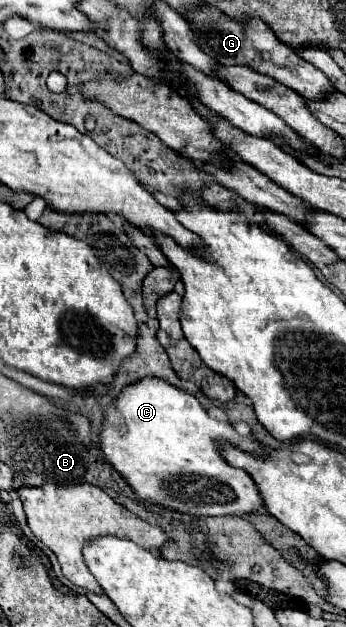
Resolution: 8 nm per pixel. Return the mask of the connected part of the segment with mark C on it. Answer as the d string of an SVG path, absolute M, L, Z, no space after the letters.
M153 377L123 387L105 411L99 435L105 461L143 501L193 517L249 515L265 509L253 479L243 469L225 463L217 451L217 439L225 439L251 453L263 451L253 435L243 437L229 423L211 419L191 393Z

